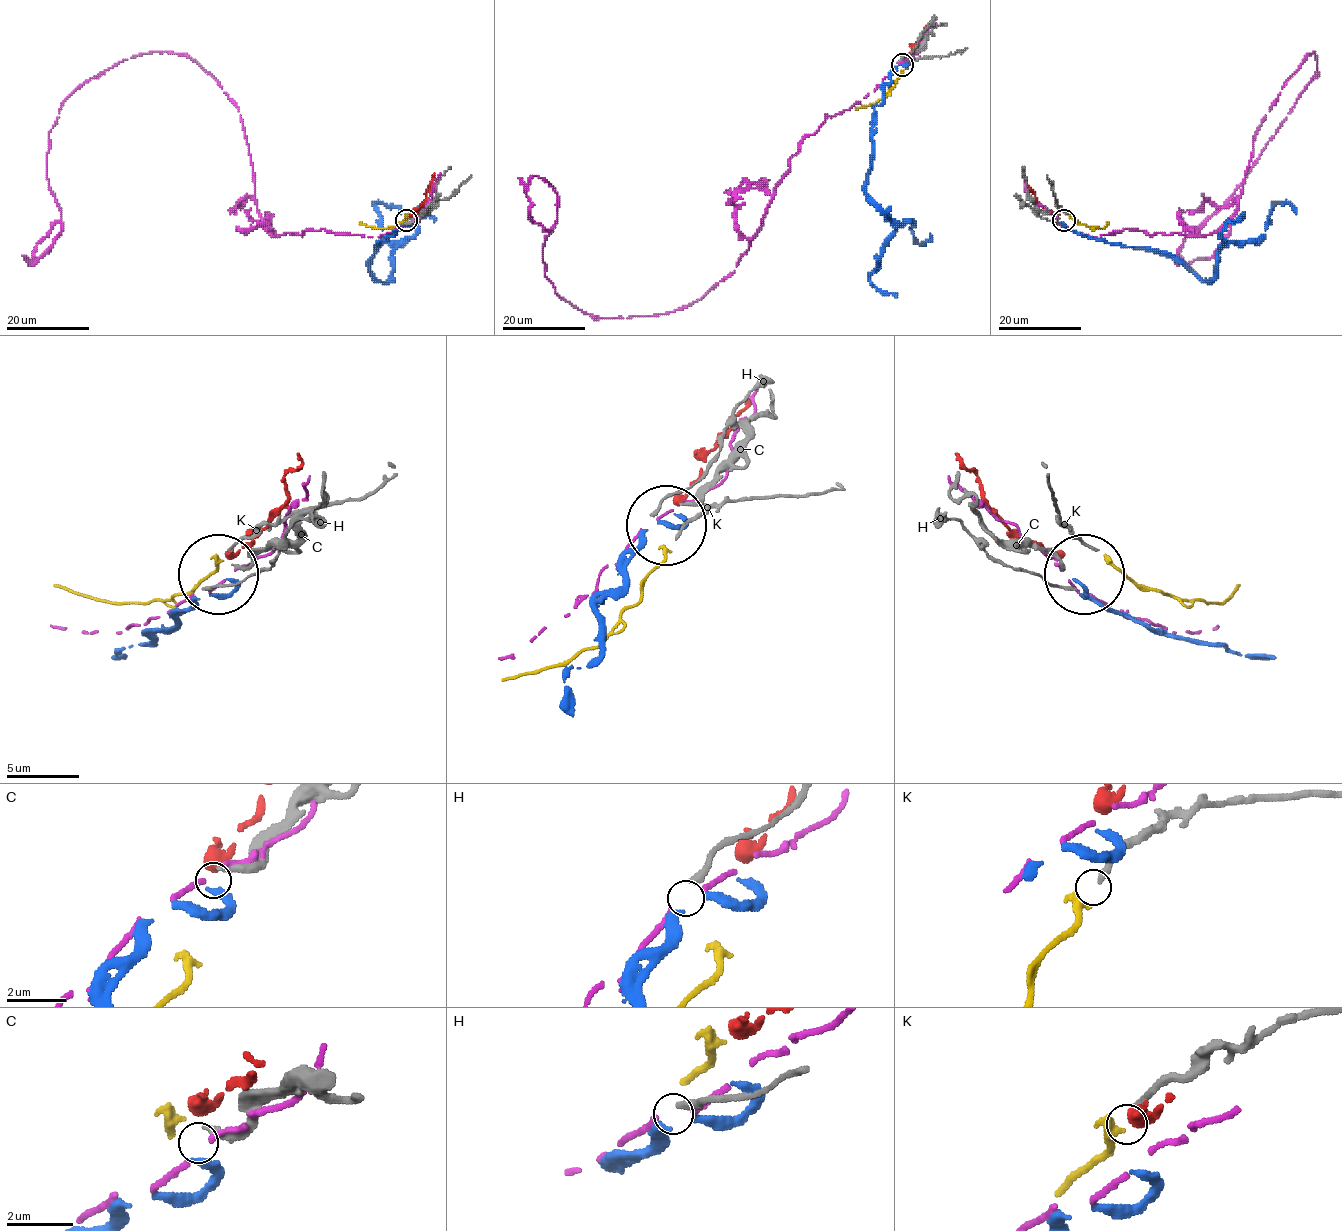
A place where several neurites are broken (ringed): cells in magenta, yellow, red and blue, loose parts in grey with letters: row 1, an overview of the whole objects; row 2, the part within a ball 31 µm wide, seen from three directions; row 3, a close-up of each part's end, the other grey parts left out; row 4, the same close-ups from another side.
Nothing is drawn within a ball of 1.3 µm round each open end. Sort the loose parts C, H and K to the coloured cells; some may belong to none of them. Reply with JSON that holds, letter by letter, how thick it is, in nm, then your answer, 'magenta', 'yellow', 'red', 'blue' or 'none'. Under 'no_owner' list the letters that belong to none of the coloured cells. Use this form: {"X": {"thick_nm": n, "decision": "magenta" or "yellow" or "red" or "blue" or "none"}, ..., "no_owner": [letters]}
{"C": {"thick_nm": 220, "decision": "blue"}, "H": {"thick_nm": 240, "decision": "none"}, "K": {"thick_nm": 200, "decision": "yellow"}, "no_owner": ["H"]}

